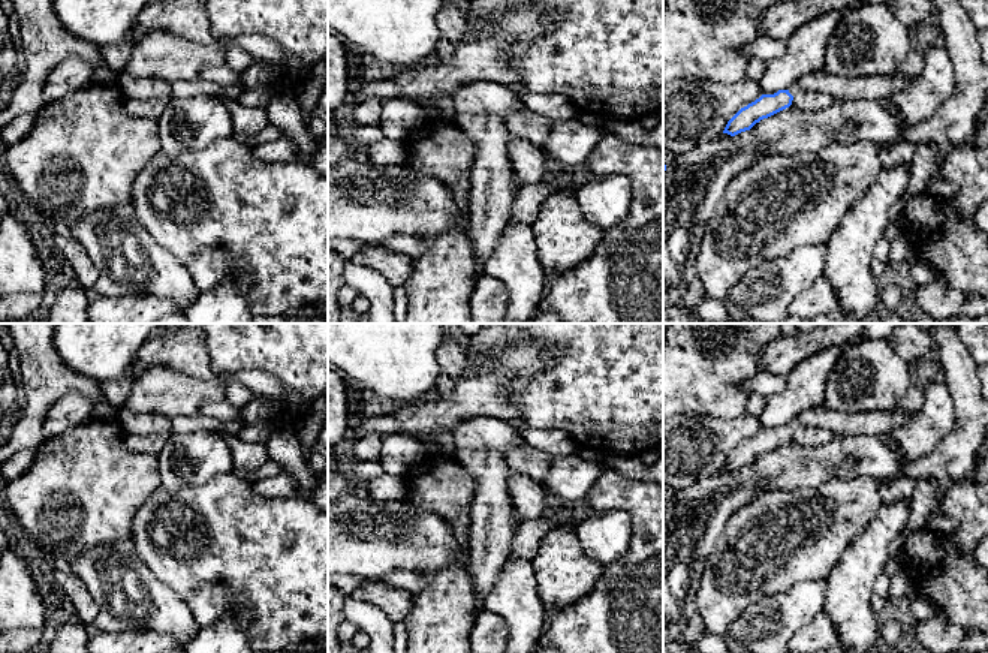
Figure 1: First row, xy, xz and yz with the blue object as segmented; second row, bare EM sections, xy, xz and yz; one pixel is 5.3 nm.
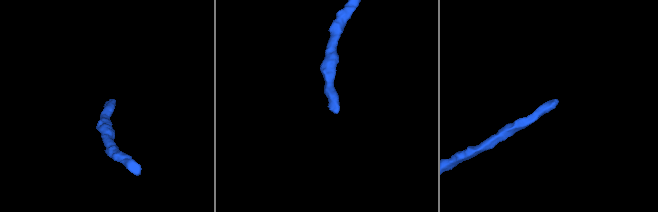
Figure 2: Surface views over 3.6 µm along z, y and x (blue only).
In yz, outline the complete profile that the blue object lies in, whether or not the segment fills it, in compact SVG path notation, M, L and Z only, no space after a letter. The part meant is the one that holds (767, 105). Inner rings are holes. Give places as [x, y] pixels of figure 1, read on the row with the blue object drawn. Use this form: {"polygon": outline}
{"polygon": "M819 69L805 75L787 90L774 94L762 94L754 102L741 108L726 124L723 133L735 136L750 130L756 123L768 118L792 105L793 96L802 91L822 91L844 99L876 99L888 97L907 88L915 78L900 78L895 75L855 76L846 78L826 73Z"}

